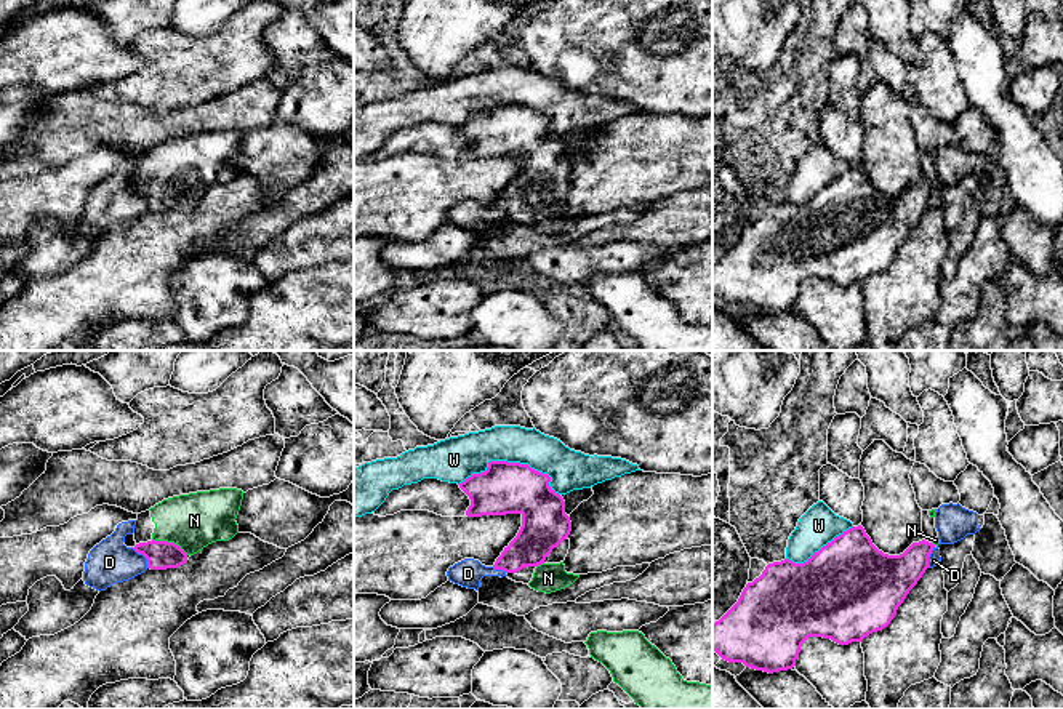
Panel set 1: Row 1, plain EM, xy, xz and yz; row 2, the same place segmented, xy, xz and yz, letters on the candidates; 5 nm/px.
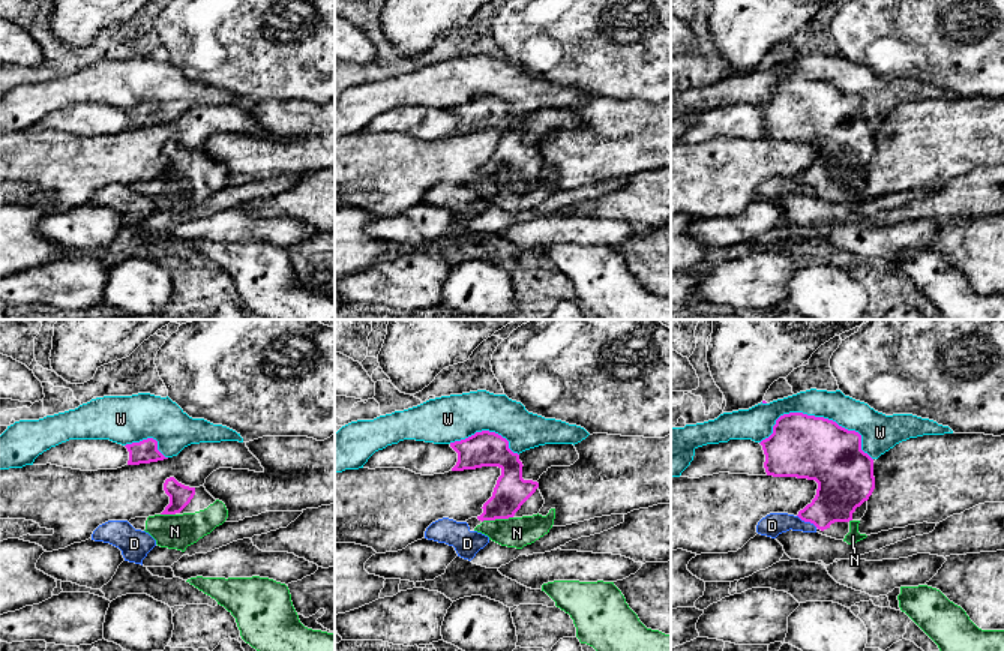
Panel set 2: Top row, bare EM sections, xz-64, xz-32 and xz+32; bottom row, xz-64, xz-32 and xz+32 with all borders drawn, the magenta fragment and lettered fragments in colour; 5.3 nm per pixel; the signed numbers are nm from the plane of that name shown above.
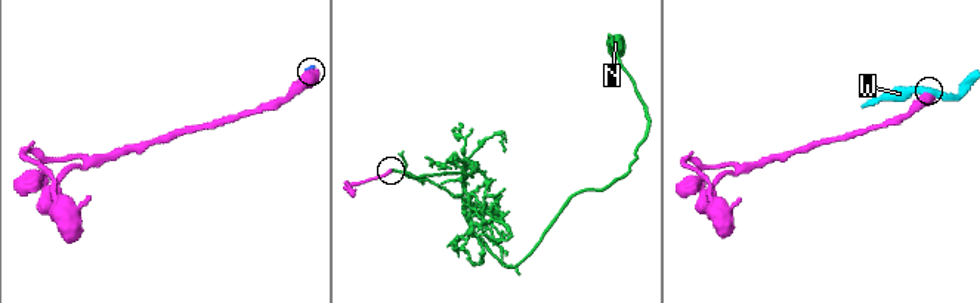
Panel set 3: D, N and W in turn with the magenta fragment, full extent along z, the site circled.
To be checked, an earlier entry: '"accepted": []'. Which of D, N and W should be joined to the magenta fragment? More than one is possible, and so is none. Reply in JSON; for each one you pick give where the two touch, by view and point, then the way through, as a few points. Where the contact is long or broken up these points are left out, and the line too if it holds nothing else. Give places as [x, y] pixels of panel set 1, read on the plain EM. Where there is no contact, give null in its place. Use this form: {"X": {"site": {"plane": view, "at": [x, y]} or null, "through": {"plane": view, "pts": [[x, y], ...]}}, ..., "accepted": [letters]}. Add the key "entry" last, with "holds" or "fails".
{"N": {"site": {"plane": "xy", "at": [170, 184]}, "through": {"plane": "xy", "pts": [[160, 196], [170, 184], [194, 162]]}}, "accepted": ["N"], "entry": "fails"}

